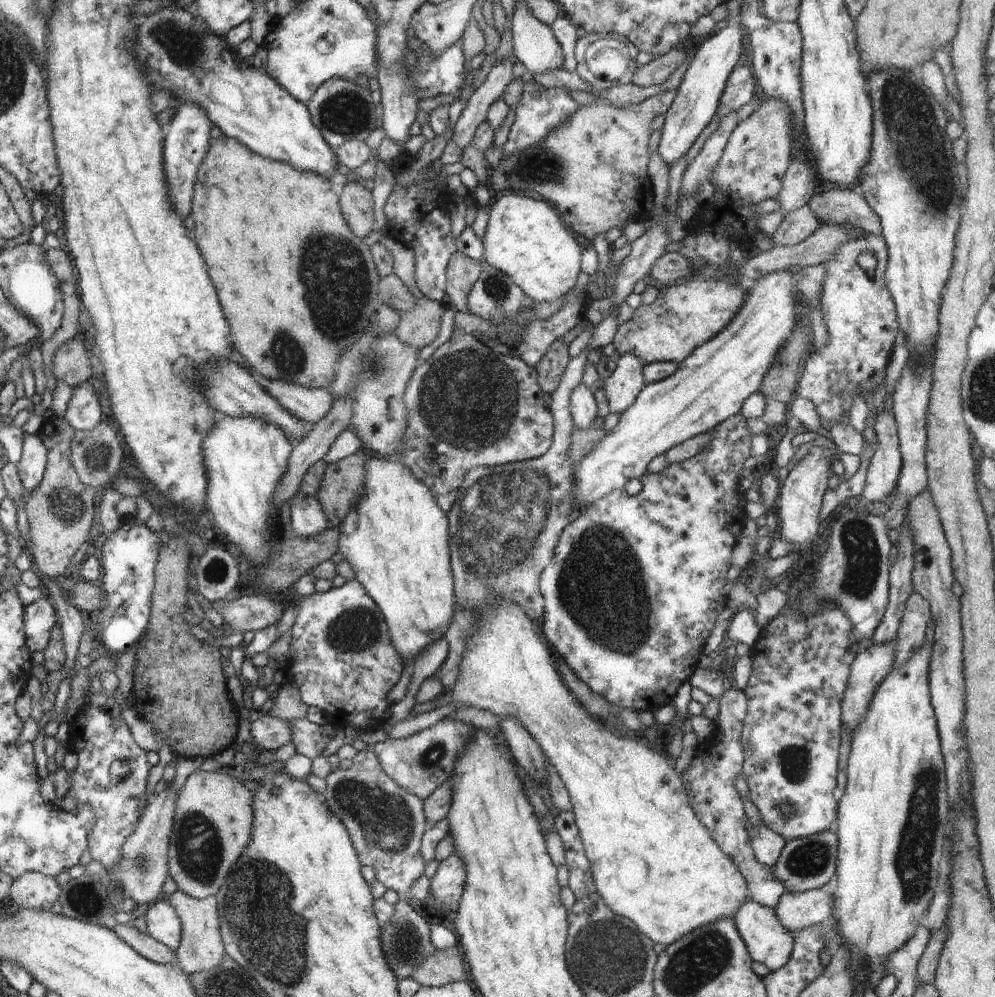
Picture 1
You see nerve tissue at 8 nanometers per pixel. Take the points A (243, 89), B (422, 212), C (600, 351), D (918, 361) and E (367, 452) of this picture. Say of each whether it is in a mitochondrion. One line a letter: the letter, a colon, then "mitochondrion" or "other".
A: other
B: other
C: other
D: other
E: other

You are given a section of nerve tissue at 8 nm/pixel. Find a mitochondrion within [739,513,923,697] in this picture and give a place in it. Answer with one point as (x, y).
(860, 547)

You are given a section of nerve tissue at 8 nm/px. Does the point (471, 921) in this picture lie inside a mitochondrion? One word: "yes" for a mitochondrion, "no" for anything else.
no

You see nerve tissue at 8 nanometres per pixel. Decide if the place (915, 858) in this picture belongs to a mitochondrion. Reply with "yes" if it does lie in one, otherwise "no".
yes

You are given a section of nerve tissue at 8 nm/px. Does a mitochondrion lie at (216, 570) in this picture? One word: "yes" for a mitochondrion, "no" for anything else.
yes

